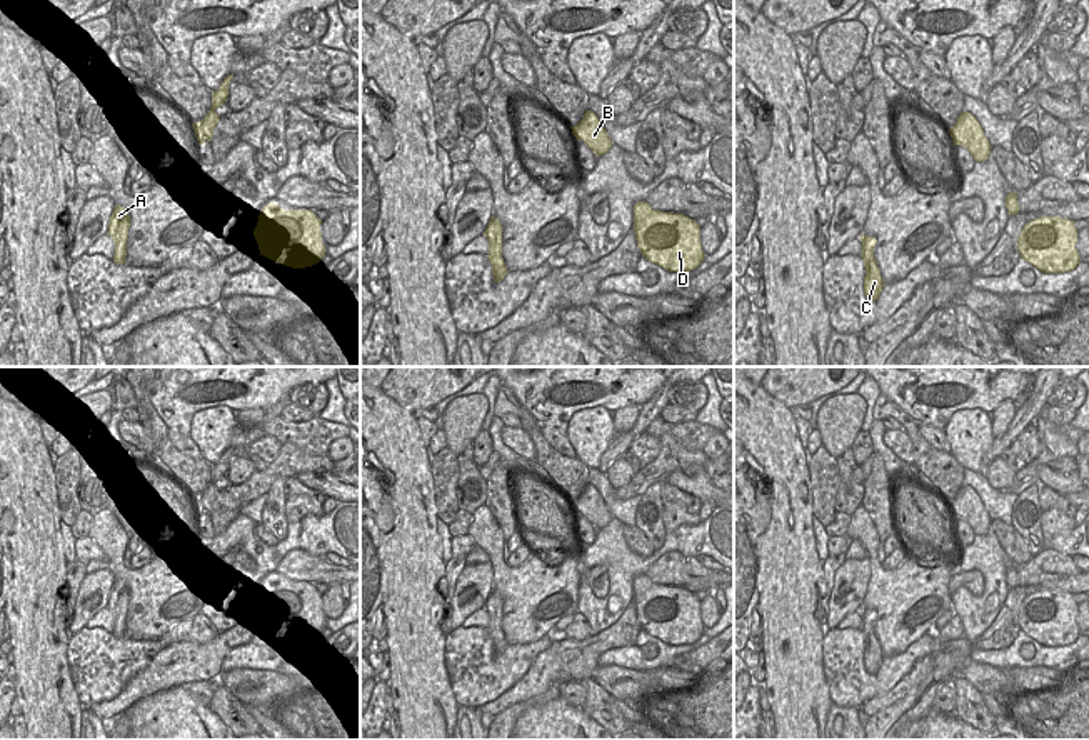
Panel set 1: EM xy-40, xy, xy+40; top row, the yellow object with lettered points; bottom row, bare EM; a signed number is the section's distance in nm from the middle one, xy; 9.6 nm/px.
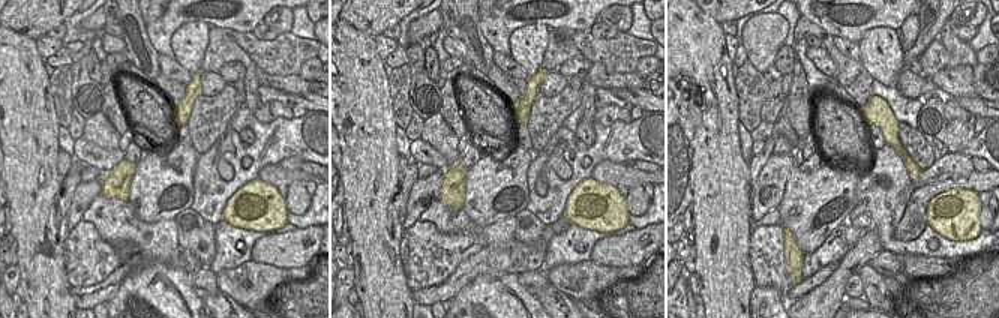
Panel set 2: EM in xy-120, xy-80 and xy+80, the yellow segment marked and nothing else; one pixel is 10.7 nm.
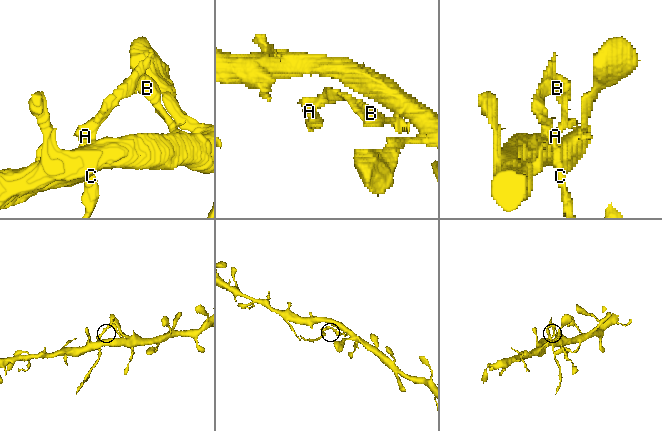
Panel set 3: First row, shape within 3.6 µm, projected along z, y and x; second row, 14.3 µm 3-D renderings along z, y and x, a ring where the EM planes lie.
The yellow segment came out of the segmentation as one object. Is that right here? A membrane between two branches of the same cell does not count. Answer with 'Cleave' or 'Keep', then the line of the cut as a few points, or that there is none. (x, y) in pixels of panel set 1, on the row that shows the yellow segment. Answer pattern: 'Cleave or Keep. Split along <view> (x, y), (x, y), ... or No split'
Keep. No split

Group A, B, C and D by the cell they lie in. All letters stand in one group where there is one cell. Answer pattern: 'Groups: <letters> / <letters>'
Groups: A B C D

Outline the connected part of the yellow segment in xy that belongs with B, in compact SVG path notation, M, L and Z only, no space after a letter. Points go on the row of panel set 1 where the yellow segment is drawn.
M587 110L584 118L570 128L575 140L582 140L597 157L607 153L612 147L612 140L605 132L602 122L590 110Z

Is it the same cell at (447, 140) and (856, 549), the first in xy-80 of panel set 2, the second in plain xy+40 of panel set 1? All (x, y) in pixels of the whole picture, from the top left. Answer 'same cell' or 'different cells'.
different cells

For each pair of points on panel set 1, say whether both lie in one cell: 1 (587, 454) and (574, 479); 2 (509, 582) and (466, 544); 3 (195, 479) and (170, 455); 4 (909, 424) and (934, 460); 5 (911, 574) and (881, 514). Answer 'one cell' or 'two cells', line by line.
1: two cells
2: two cells
3: one cell
4: one cell
5: two cells

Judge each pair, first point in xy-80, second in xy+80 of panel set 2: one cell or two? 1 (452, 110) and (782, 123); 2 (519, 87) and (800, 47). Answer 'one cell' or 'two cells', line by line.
1: two cells
2: two cells

